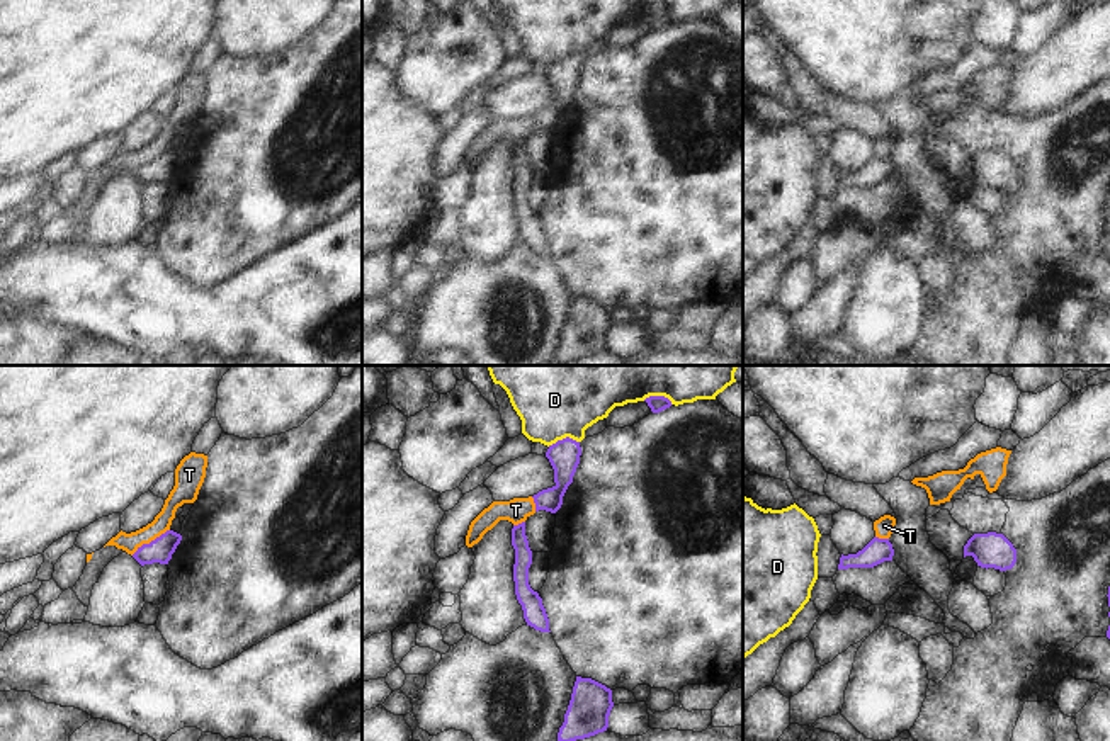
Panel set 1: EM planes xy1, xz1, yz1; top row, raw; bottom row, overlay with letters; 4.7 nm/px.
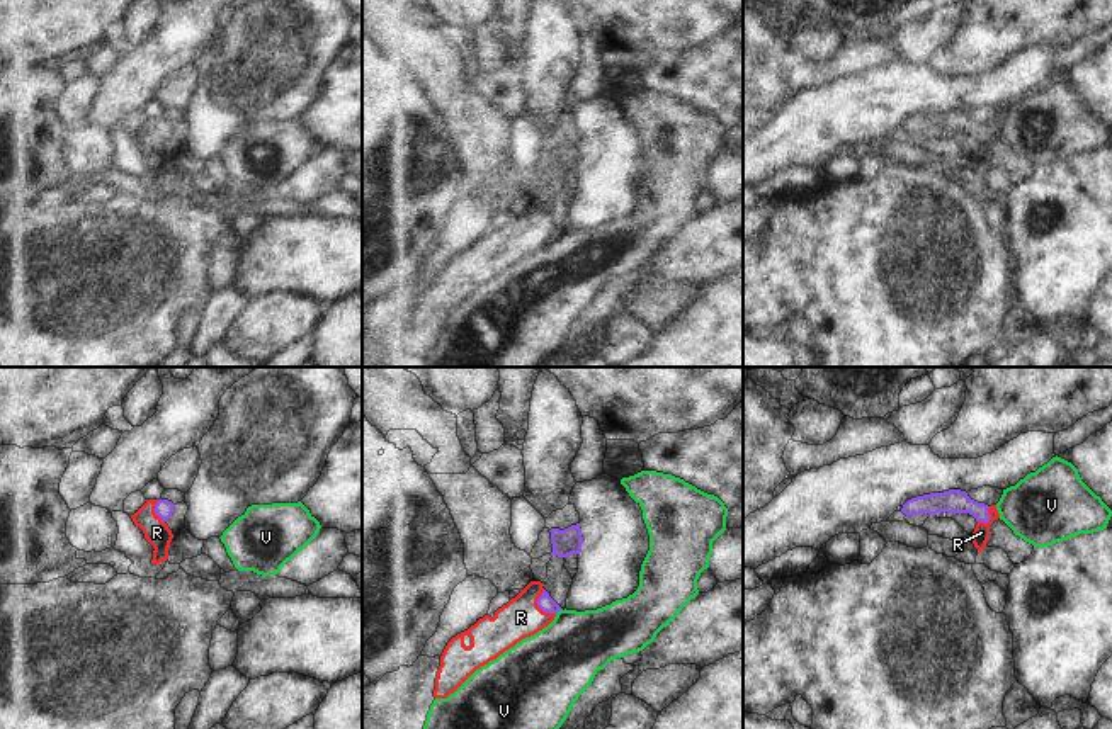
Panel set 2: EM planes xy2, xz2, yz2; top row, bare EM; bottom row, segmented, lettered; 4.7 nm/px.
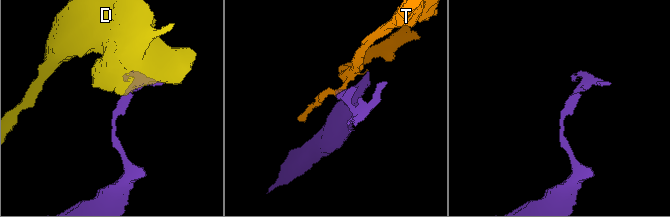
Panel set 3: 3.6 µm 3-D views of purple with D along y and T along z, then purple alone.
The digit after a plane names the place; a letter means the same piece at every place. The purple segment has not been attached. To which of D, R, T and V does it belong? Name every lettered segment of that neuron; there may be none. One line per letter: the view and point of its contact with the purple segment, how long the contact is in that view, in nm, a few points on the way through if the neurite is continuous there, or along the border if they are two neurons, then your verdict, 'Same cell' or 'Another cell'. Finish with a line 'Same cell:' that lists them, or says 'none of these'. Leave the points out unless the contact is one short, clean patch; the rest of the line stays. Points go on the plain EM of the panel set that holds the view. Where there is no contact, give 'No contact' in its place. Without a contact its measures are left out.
D: Touches purple at xz1 (563, 58). Shared border 150 nm. Another cell
R: Touches purple at xz2 (539, 226). Shared border 130 nm. Path across: xz2 (544, 221), (539, 226), (521, 237). Same cell
T: Touches purple at xy1 (152, 160). Shared border 220 nm. Boundary: xy1 (169, 148), (143, 162), (131, 174). Another cell
V: Touches purple at xz2 (558, 230). Shared border 40 nm. Boundary: xz2 (561, 228), (556, 233). Another cell
Same cell: R.

